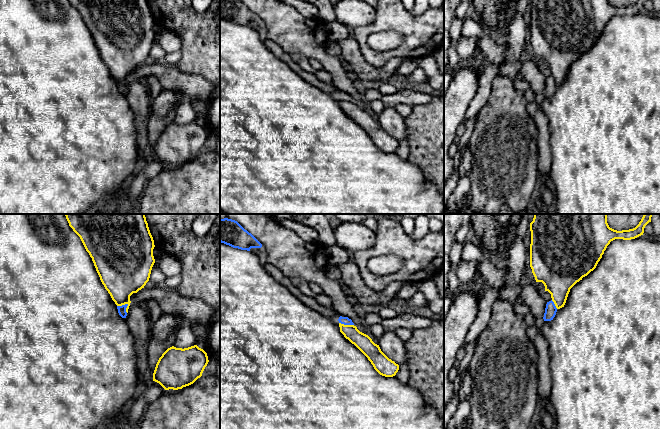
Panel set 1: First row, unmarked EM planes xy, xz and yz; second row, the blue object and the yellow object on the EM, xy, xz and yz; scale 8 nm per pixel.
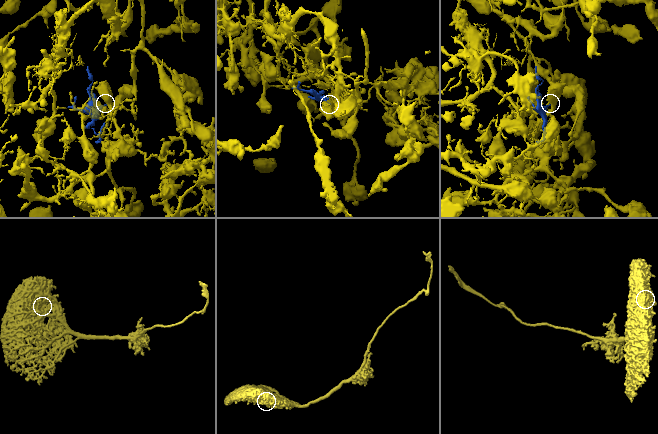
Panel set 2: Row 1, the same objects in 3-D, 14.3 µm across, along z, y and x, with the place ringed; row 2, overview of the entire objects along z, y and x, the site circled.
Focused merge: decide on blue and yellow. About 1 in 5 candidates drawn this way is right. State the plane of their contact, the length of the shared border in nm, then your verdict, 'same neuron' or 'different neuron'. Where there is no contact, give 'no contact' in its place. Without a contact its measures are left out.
xy | 110 nm | different neuron

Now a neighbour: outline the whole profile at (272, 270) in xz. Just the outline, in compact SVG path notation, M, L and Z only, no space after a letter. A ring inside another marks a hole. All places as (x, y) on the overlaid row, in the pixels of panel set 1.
M266 263L264 265L265 271L272 276L275 281L286 287L293 295L296 295L297 298L302 301L304 304L312 308L313 310L319 312L325 317L338 320L340 315L333 308L326 308L320 305L314 298L306 296L300 290L298 290L293 281L286 277L276 266Z

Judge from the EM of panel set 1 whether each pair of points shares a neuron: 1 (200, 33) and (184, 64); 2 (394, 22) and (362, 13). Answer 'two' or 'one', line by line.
1: one
2: two

